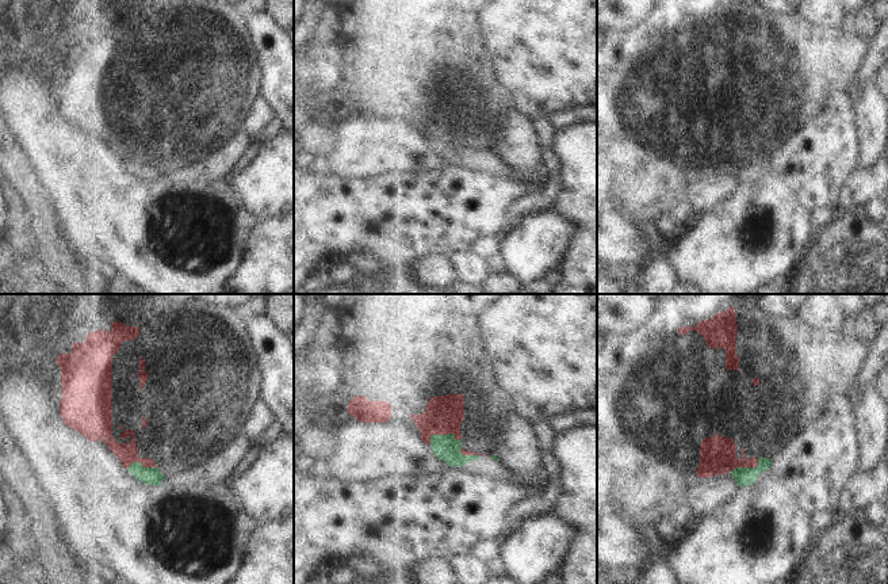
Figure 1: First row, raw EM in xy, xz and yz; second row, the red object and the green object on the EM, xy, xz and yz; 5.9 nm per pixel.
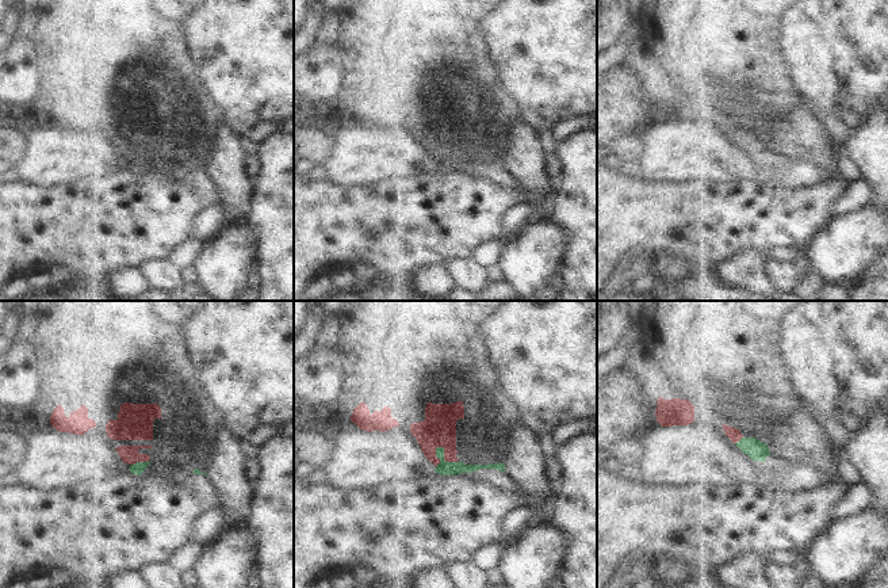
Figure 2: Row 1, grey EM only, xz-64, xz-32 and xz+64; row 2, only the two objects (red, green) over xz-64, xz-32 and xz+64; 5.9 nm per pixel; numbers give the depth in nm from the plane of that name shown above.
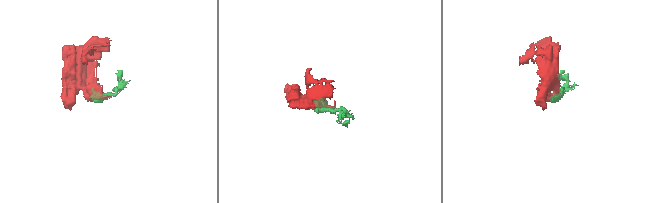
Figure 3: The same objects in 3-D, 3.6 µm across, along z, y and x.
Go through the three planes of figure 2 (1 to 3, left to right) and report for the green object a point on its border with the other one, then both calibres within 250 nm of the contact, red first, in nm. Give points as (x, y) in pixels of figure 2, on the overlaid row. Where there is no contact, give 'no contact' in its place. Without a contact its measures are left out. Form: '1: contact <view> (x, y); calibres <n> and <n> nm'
1: contact xz-64 (138, 461); calibres 110 and 70 nm
2: contact xz-32 (444, 455); calibres 200 and 90 nm
3: contact xz+64 (738, 440); calibres 70 and 120 nm

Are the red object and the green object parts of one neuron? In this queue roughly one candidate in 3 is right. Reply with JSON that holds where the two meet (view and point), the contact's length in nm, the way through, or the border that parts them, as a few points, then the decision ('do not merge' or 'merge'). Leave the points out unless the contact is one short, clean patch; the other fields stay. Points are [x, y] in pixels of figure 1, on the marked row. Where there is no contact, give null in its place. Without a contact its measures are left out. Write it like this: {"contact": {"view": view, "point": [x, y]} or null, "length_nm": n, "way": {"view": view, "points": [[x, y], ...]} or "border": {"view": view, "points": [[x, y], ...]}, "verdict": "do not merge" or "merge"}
{"contact": {"view": "xz", "point": [444, 434]}, "length_nm": 190, "border": {"view": "xz", "points": [[429, 436], [452, 434], [459, 441]]}, "verdict": "do not merge"}

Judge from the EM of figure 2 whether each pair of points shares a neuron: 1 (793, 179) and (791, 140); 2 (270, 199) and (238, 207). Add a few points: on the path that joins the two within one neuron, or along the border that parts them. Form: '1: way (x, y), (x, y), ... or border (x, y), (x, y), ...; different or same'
1: border (792, 159), (808, 160), (823, 168); different
2: border (256, 179), (252, 209), (245, 216); different

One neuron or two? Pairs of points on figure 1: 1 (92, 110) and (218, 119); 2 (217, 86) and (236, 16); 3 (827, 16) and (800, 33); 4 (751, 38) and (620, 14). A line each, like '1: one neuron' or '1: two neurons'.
1: one neuron
2: two neurons
3: two neurons
4: two neurons

